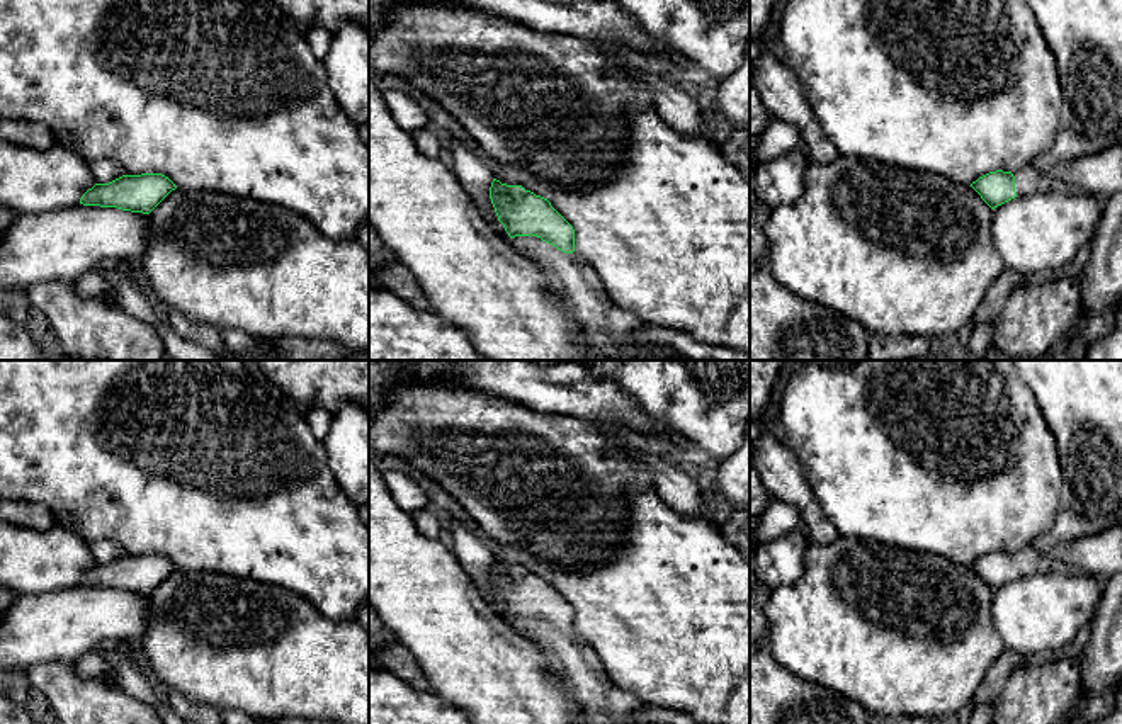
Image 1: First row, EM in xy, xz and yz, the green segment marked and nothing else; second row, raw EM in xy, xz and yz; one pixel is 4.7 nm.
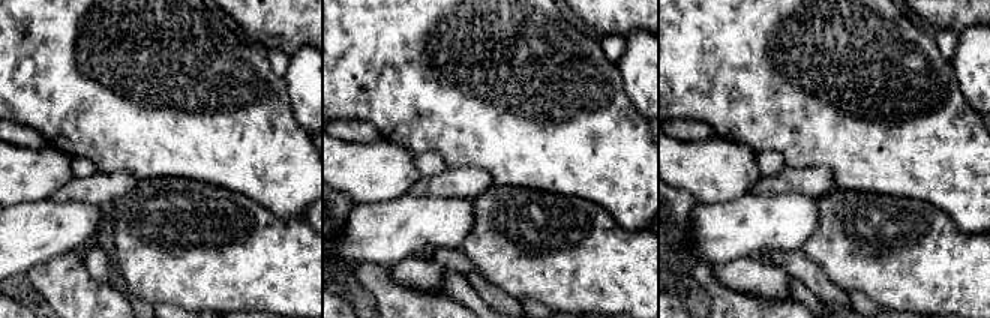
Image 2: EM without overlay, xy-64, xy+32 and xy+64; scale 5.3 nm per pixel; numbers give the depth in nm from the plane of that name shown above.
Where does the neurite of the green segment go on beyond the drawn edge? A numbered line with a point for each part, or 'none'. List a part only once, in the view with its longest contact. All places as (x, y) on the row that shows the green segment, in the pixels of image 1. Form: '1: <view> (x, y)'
1: xz (604, 327)

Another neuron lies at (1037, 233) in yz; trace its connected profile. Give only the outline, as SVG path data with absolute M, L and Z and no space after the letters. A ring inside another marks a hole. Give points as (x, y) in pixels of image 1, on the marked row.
M1032 194L1015 197L991 211L991 238L1005 265L1020 274L1056 272L1080 248L1093 241L1103 204L1085 194Z

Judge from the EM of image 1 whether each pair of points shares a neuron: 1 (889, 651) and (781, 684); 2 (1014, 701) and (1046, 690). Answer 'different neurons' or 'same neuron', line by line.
1: different neurons
2: same neuron

